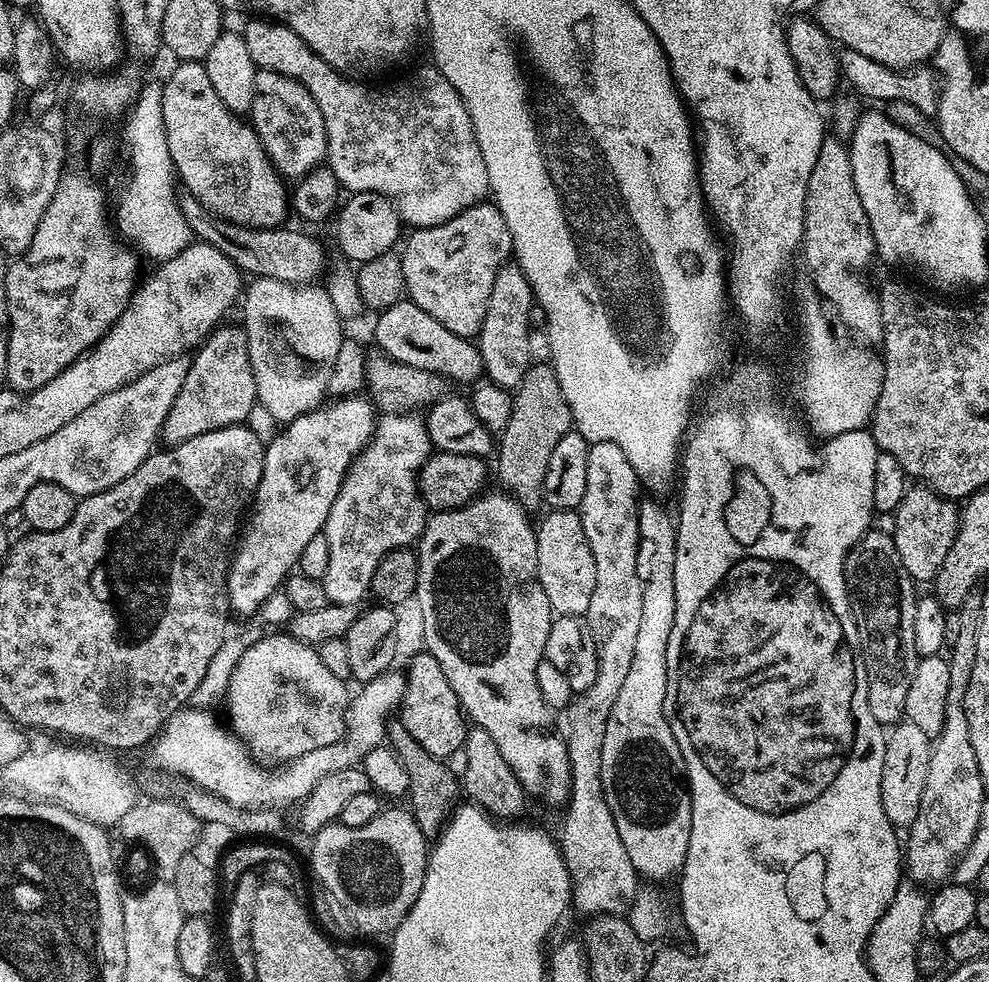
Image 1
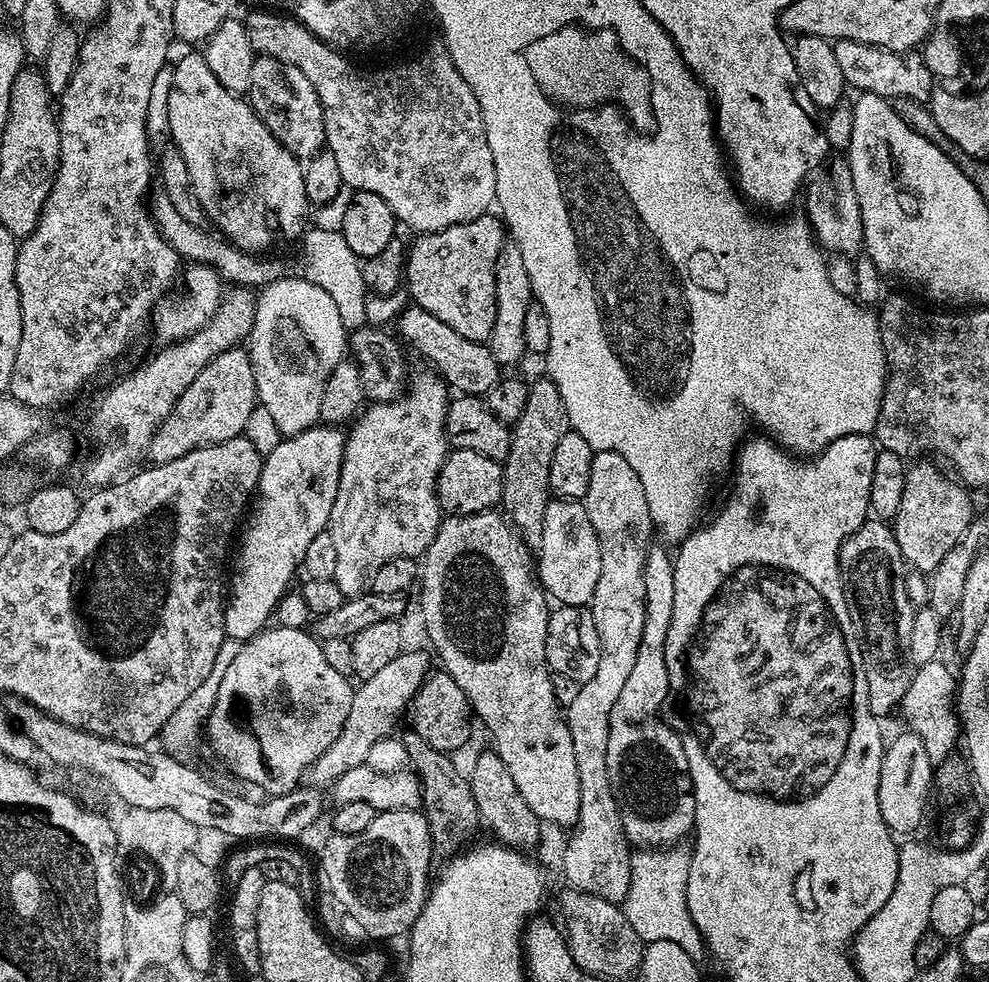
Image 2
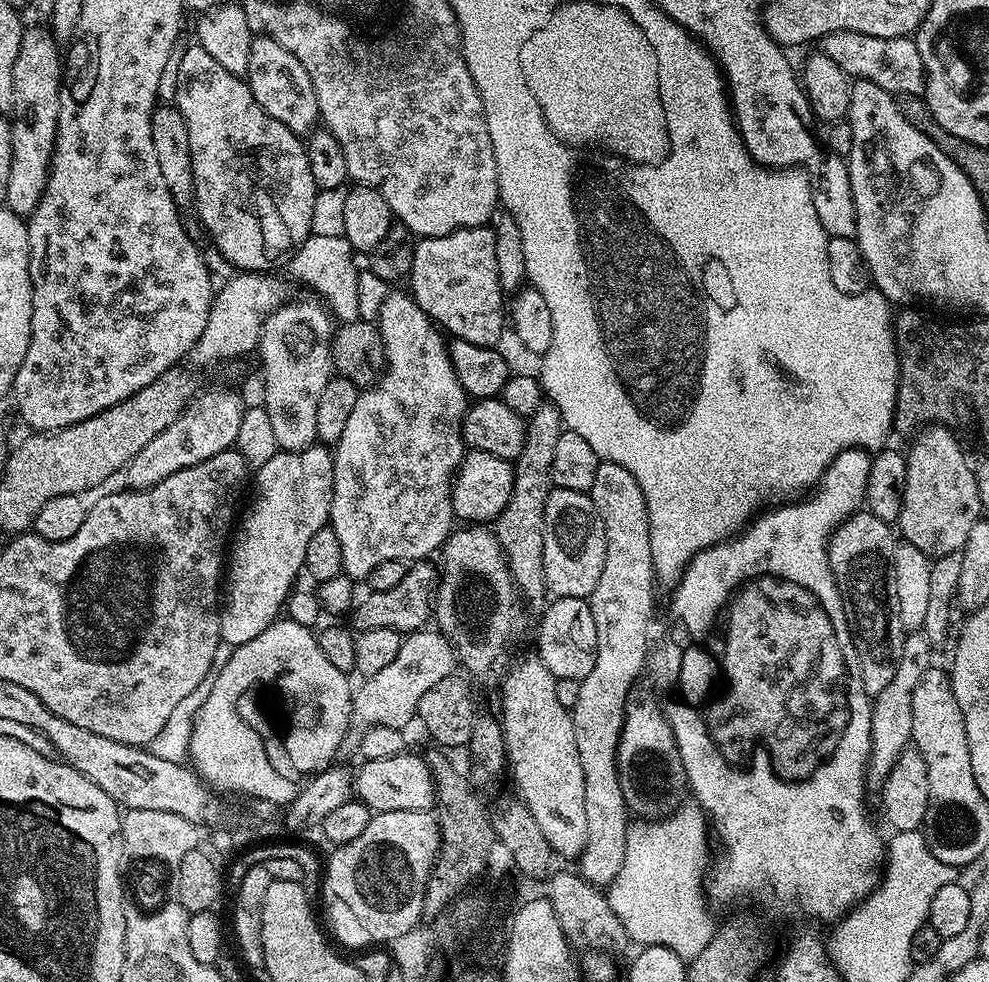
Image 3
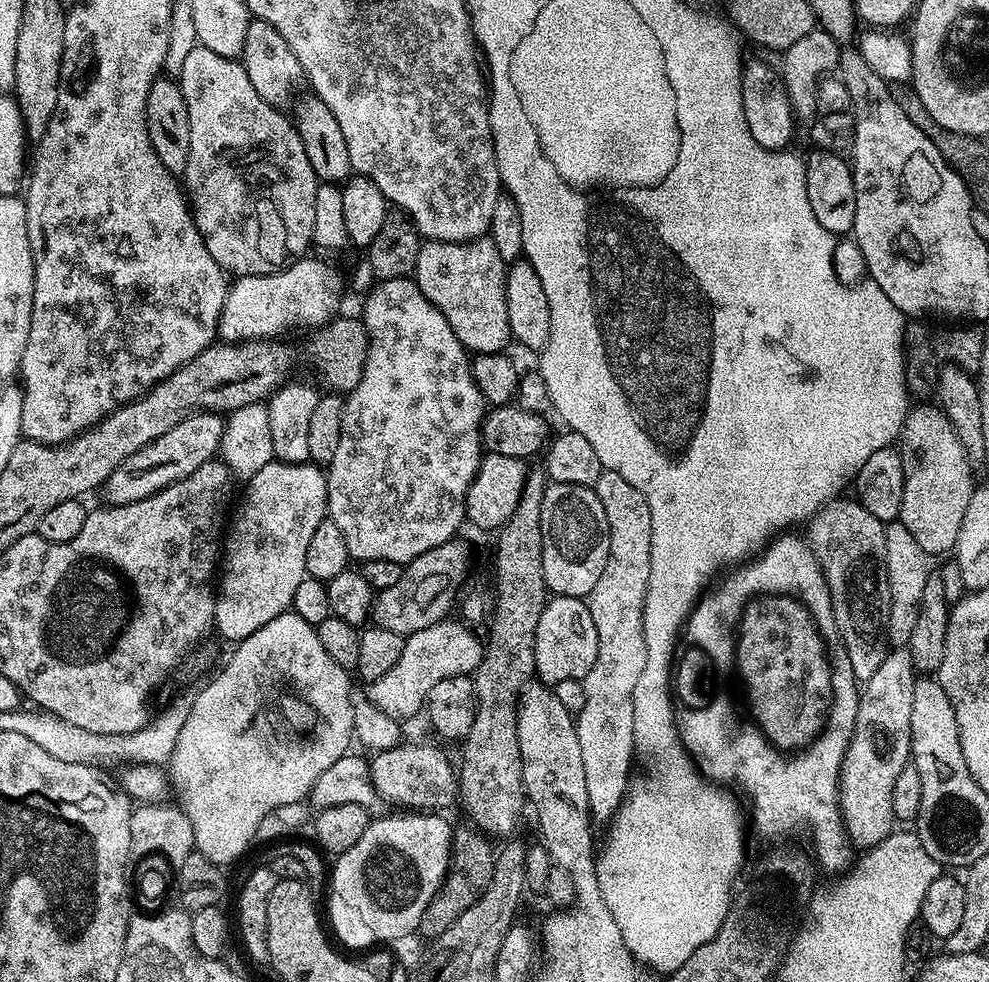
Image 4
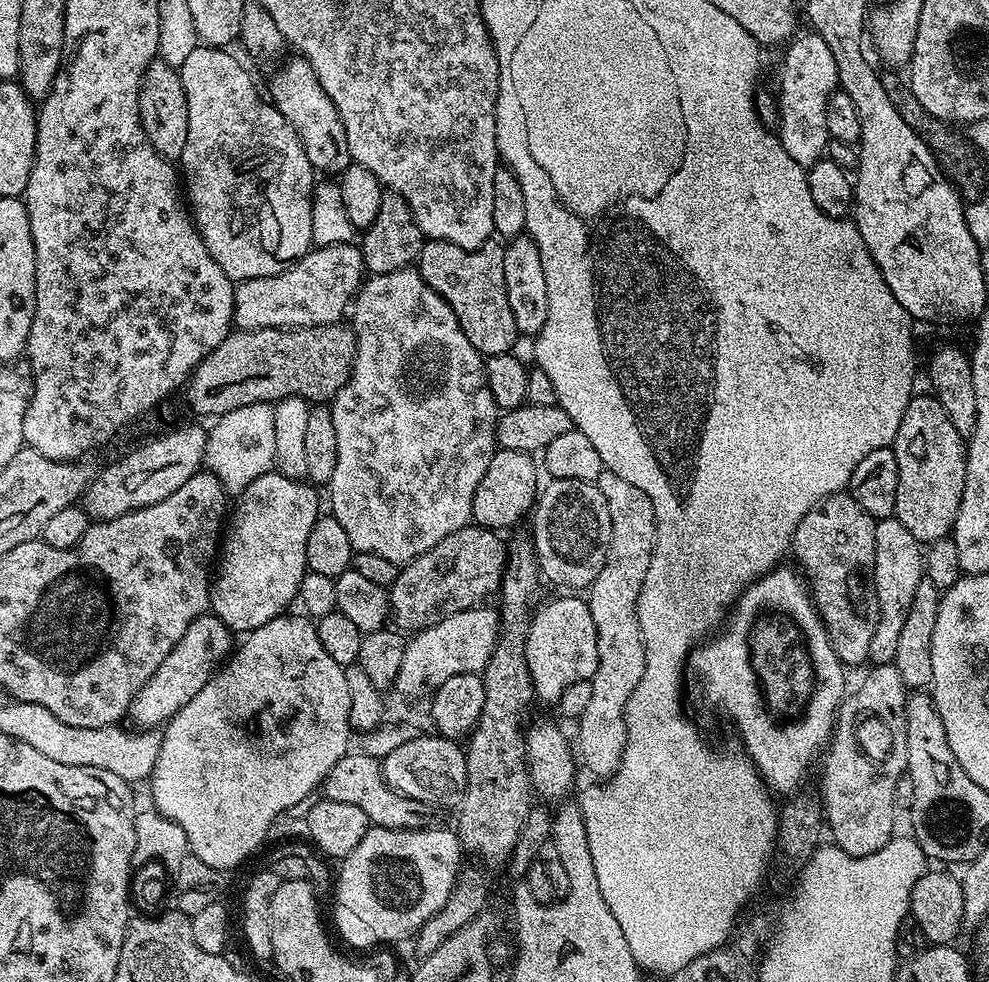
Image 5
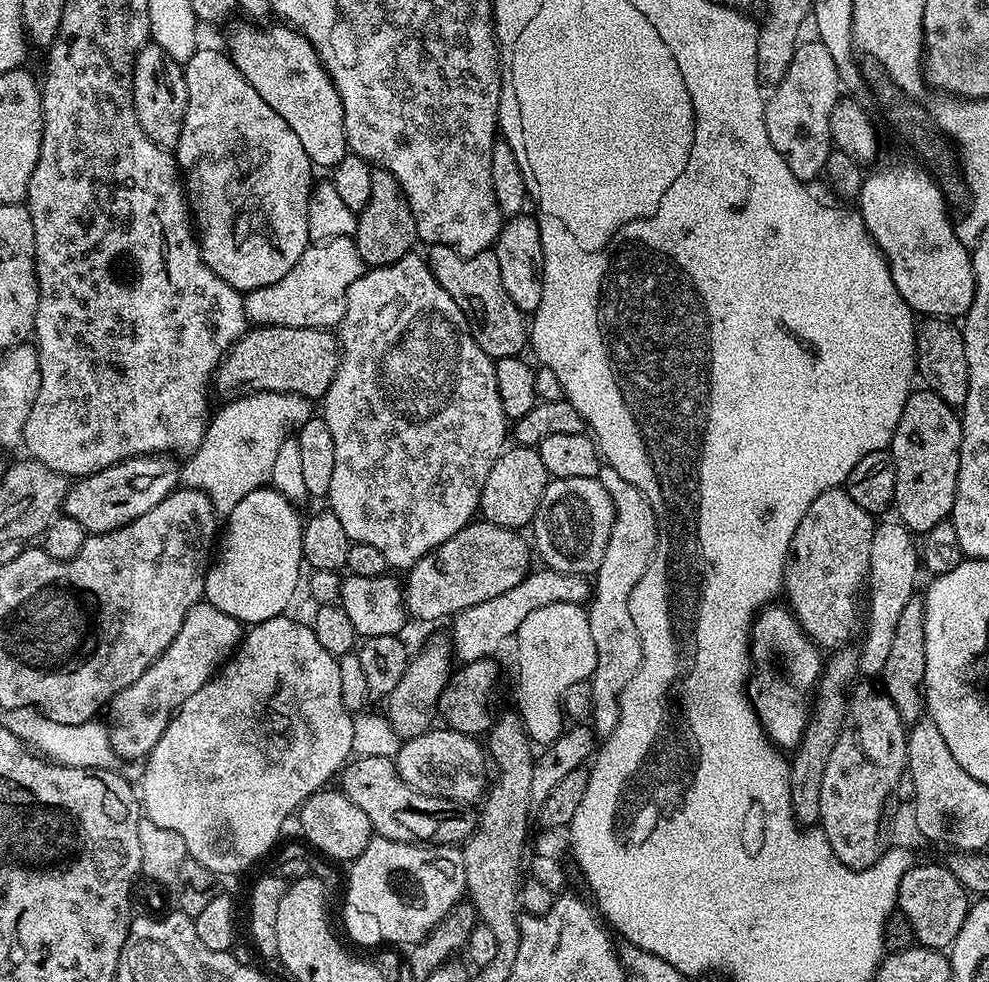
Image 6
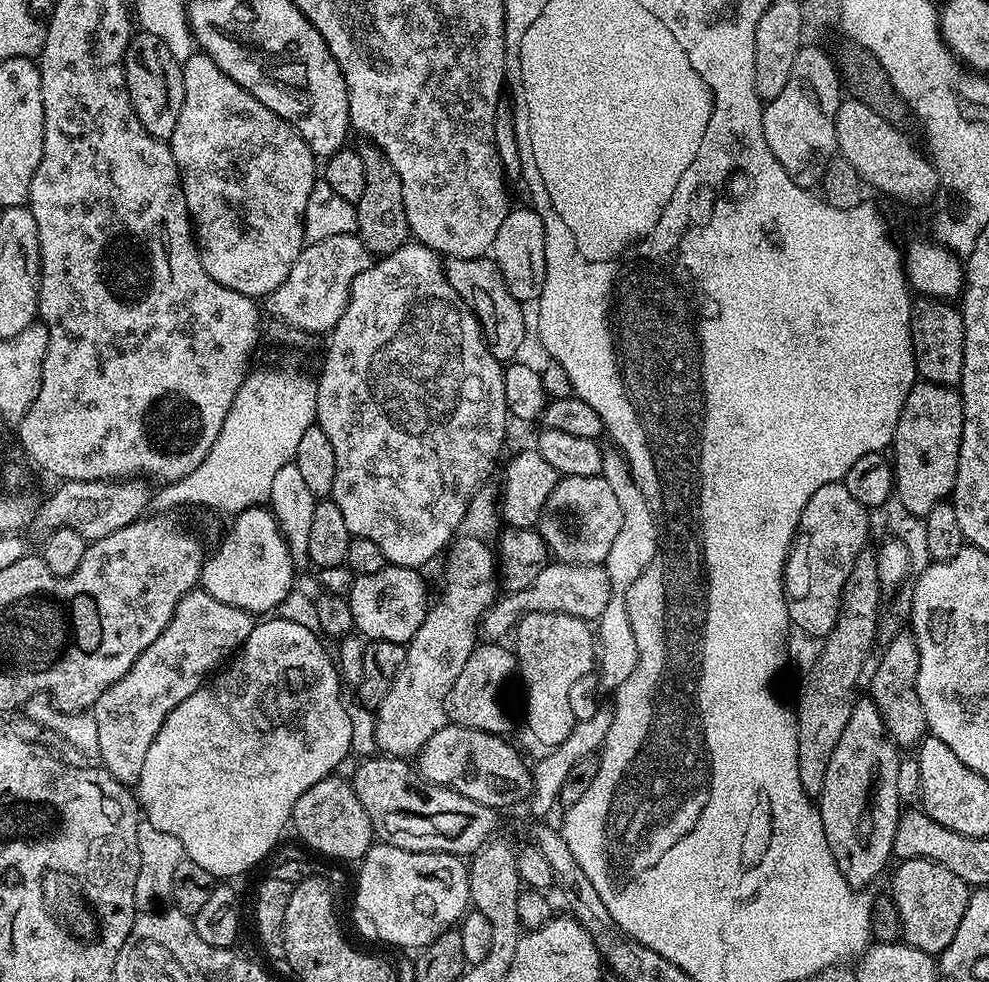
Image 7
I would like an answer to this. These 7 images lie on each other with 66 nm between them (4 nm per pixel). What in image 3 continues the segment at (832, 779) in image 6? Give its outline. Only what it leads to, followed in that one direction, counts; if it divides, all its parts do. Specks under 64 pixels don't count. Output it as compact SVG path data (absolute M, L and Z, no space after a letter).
M909 631L904 637L900 661L896 663L894 678L890 678L890 686L879 692L872 700L872 721L870 722L870 754L866 780L869 785L880 786L898 761L899 755L909 747L912 738L912 695L914 686L928 671L933 663L928 635L921 631Z

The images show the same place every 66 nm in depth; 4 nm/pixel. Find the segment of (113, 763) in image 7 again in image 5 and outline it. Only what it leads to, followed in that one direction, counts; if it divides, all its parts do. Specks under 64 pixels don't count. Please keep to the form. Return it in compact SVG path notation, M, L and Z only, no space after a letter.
M205 614L190 622L178 646L174 646L174 650L166 654L162 666L154 670L154 674L132 699L127 719L133 720L137 724L135 727L140 730L159 729L167 725L172 716L178 714L178 710L182 710L182 706L186 706L186 702L190 702L190 698L194 698L194 694L198 694L198 690L202 690L202 686L206 686L206 682L211 680L227 661L234 648L232 640L234 633L214 615Z

